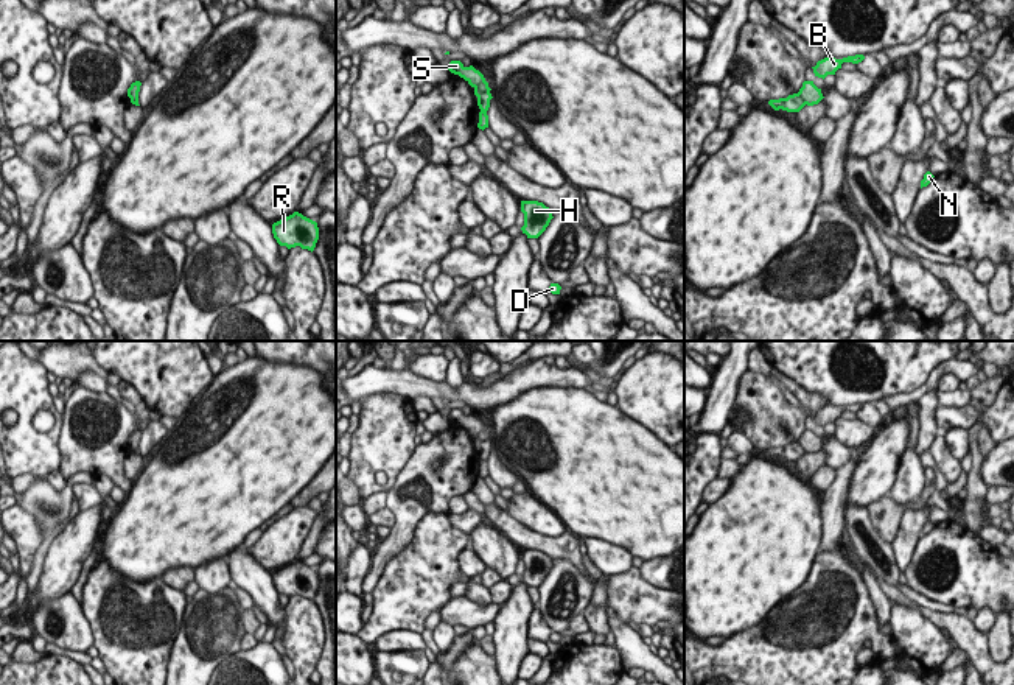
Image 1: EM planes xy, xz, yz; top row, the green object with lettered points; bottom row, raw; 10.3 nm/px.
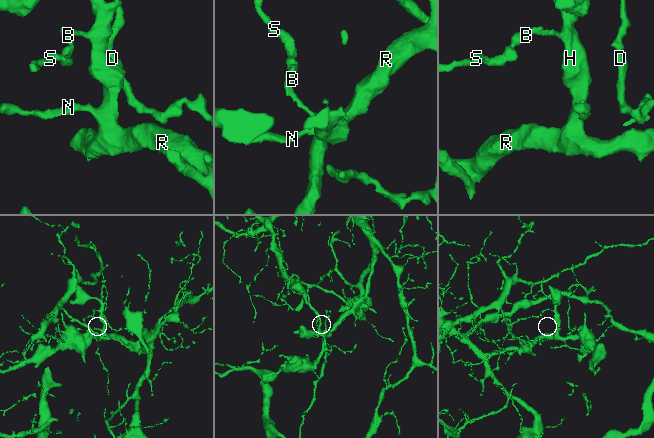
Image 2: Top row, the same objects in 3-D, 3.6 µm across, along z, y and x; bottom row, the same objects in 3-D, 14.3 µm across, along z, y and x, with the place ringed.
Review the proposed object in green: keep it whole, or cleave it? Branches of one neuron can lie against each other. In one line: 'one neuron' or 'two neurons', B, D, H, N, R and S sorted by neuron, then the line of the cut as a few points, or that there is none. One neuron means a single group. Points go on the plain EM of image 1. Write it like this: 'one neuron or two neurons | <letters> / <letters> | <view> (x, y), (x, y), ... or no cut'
two neurons | B H N R / D S | yz (798, 441), (806, 452)

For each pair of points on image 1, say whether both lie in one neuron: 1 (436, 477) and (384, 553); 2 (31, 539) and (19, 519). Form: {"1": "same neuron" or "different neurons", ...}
{"1": "same neuron", "2": "same neuron"}

